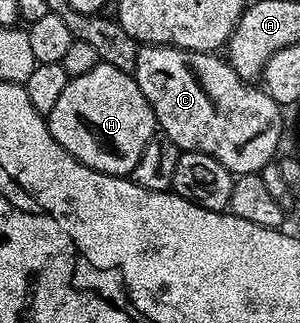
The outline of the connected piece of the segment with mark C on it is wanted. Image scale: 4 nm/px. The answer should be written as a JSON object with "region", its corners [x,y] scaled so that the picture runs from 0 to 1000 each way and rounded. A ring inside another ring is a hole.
{"region":[[[493,136],[463,146],[440,232],[507,328],[537,418],[557,421],[590,458],[610,471],[693,477],[793,545],[870,536],[873,520],[923,486],[913,480],[940,433],[943,325],[923,322],[870,269],[807,248],[767,195],[733,176],[570,149],[563,136]]]}

